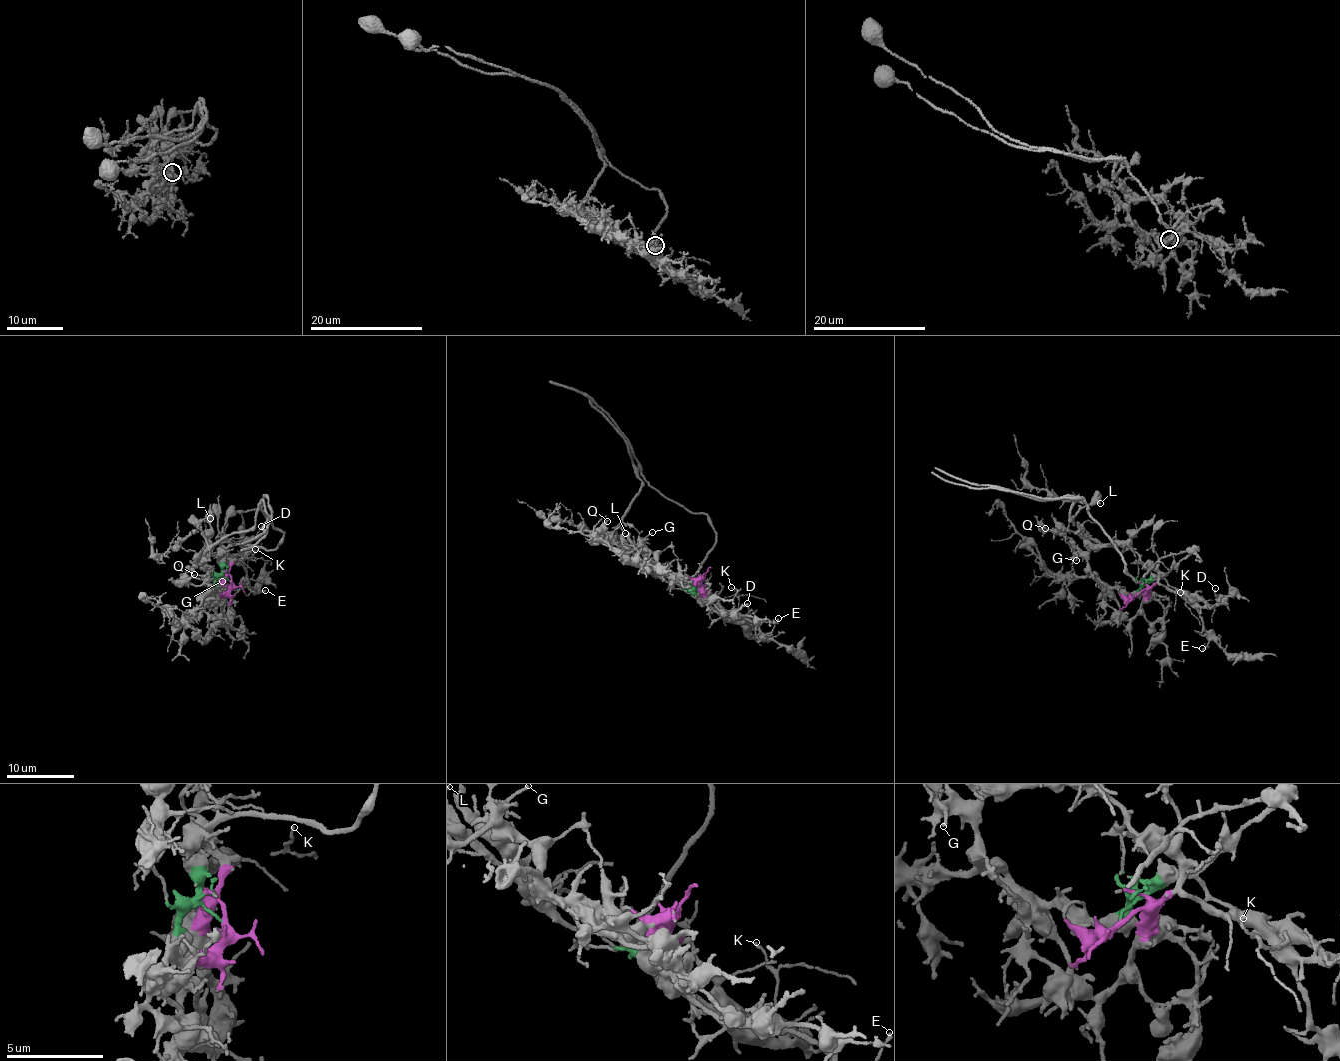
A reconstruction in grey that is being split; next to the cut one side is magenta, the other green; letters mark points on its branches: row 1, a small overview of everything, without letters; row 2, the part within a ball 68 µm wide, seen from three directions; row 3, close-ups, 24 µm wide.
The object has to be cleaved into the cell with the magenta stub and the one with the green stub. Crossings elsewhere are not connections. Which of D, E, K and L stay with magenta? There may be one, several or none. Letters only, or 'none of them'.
D, E, K

